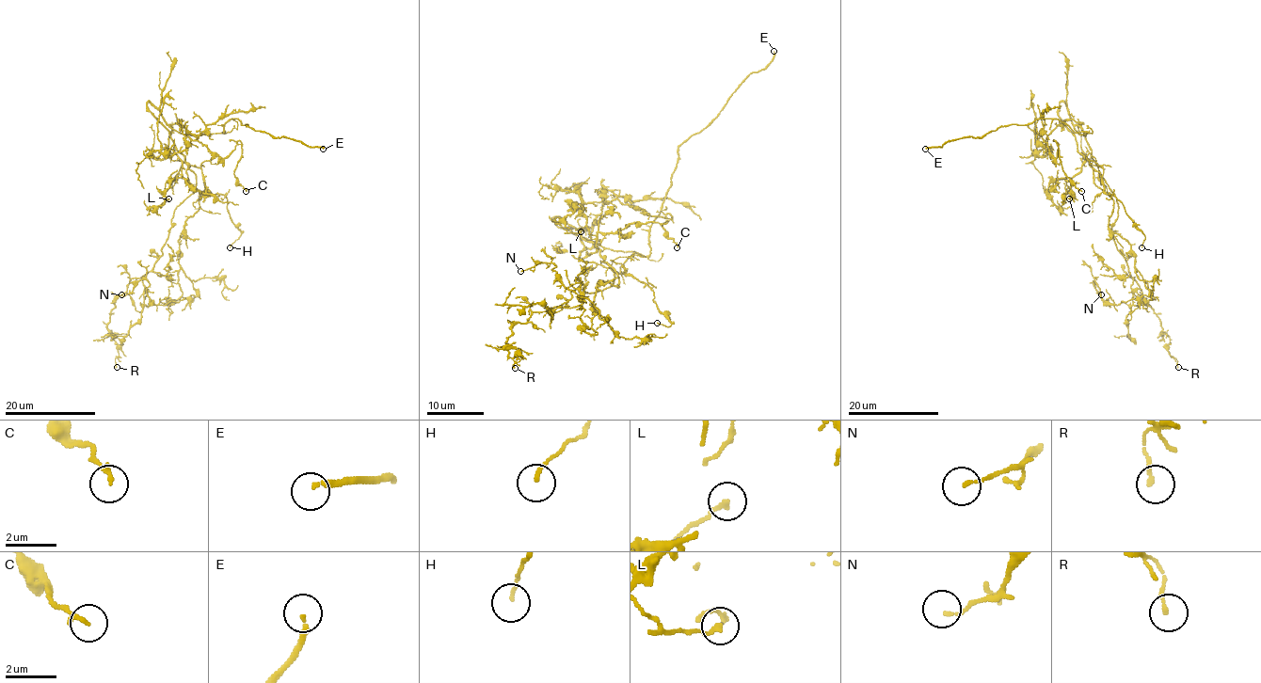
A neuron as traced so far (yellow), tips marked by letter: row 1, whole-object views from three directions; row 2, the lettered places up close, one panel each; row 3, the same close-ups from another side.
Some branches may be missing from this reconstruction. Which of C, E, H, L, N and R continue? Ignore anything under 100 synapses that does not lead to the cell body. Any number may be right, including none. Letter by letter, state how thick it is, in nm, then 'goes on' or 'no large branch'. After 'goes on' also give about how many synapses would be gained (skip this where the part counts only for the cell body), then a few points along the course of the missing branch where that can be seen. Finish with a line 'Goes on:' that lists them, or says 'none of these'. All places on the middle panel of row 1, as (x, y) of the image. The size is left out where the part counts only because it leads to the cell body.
C: calibre 180 nm; no large branch
E: calibre 200 nm; goes on; course (774, 51), (759, 40), (743, 40), (714, 28), (704, 18), (695, 18)
H: calibre 120 nm; no large branch
L: calibre 150 nm; no large branch
N: calibre 110 nm; no large branch
R: calibre 170 nm; no large branch
Goes on: E

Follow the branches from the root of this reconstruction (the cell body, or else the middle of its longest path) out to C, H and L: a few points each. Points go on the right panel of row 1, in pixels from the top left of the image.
C: (1087, 155), (1083, 124), (1072, 119), (1043, 141), (1056, 158), (1059, 144), (1063, 172), (1081, 191)
H: (1087, 155), (1090, 153), (1103, 169), (1103, 191), (1112, 194), (1123, 204), (1127, 215), (1144, 235), (1141, 247)
L: (1087, 155), (1078, 172), (1048, 185), (1047, 192), (1056, 205), (1066, 209), (1070, 205), (1069, 198)

